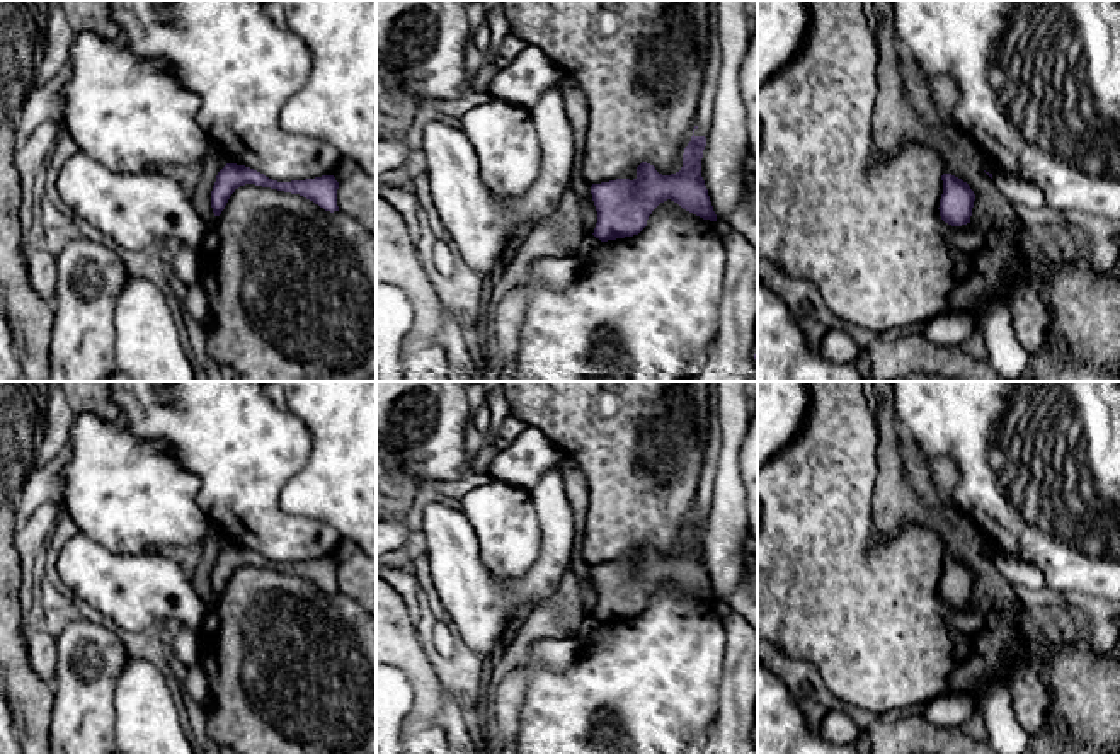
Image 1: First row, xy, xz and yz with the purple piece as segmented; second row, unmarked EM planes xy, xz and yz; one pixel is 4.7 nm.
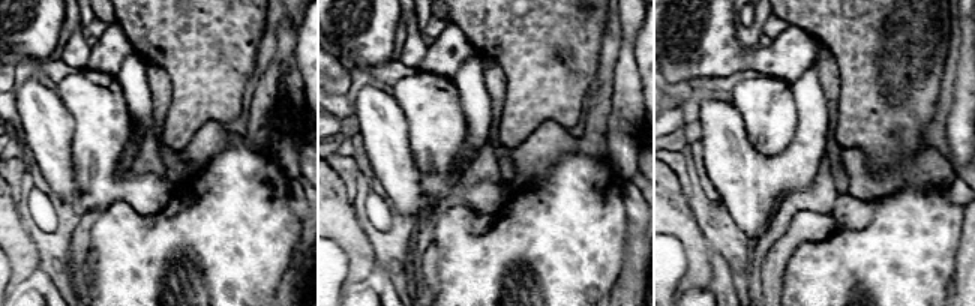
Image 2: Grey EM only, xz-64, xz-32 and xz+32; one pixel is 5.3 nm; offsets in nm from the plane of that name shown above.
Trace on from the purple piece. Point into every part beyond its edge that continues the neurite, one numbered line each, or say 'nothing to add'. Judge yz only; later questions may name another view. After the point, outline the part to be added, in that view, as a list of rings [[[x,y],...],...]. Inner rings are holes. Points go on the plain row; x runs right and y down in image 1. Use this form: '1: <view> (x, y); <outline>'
nothing to add

